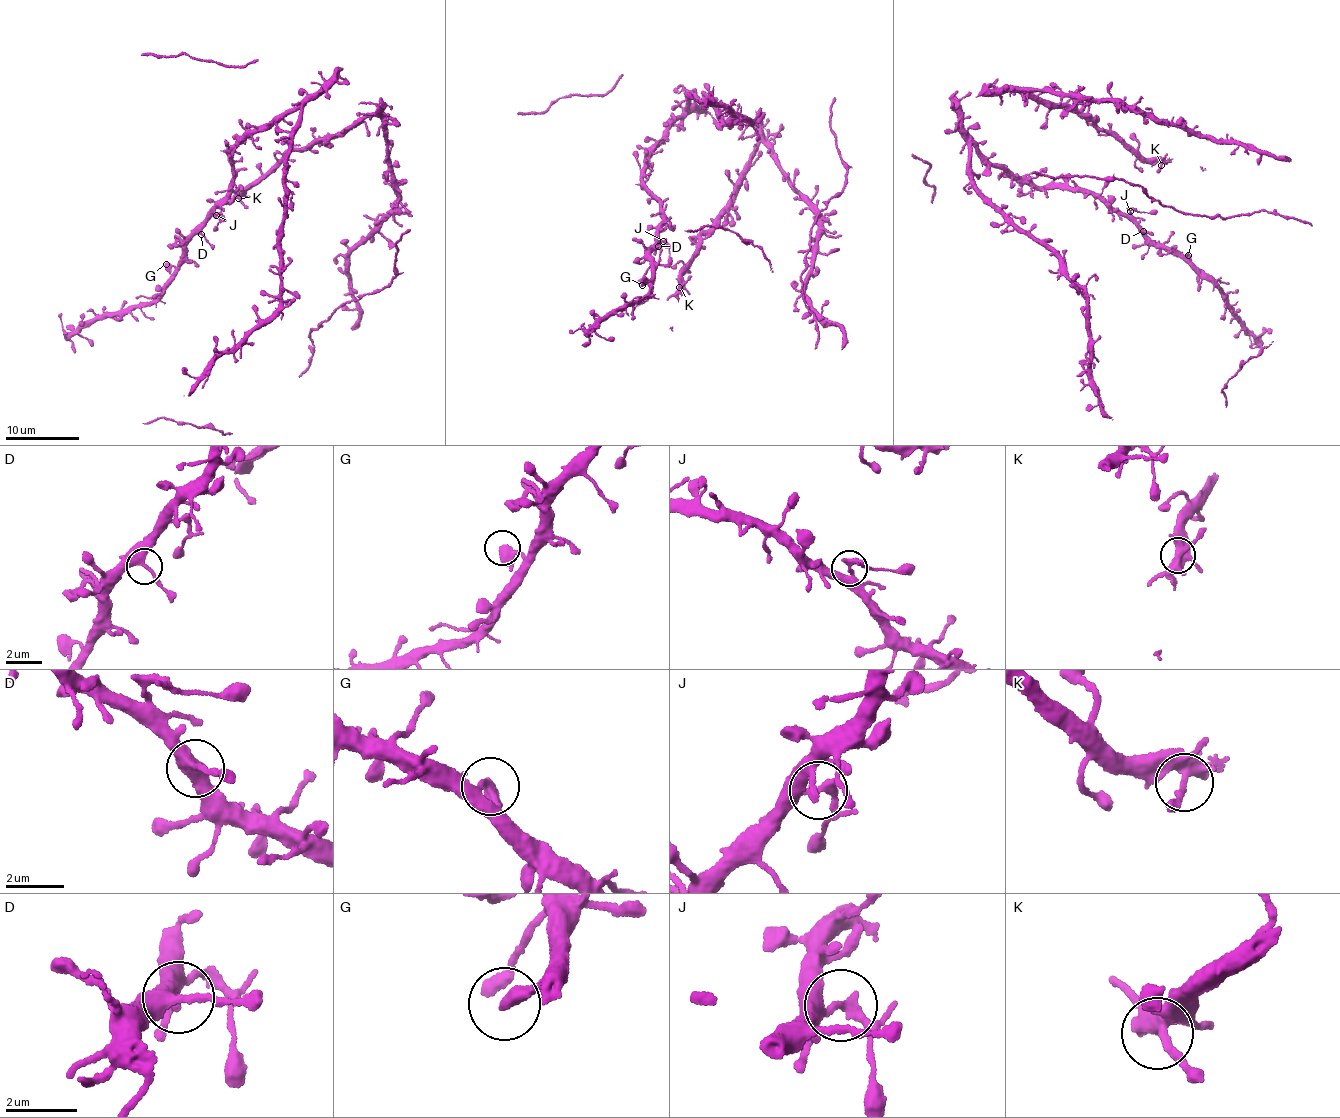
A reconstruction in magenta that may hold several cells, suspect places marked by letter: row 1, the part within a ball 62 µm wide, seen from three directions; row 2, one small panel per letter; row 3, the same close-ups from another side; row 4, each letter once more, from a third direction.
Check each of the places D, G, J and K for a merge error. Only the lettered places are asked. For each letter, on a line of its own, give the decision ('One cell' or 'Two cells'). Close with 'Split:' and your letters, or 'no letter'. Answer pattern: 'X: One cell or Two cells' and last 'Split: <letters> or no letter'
D: One cell
G: One cell
J: Two cells
K: One cell
Split: J

